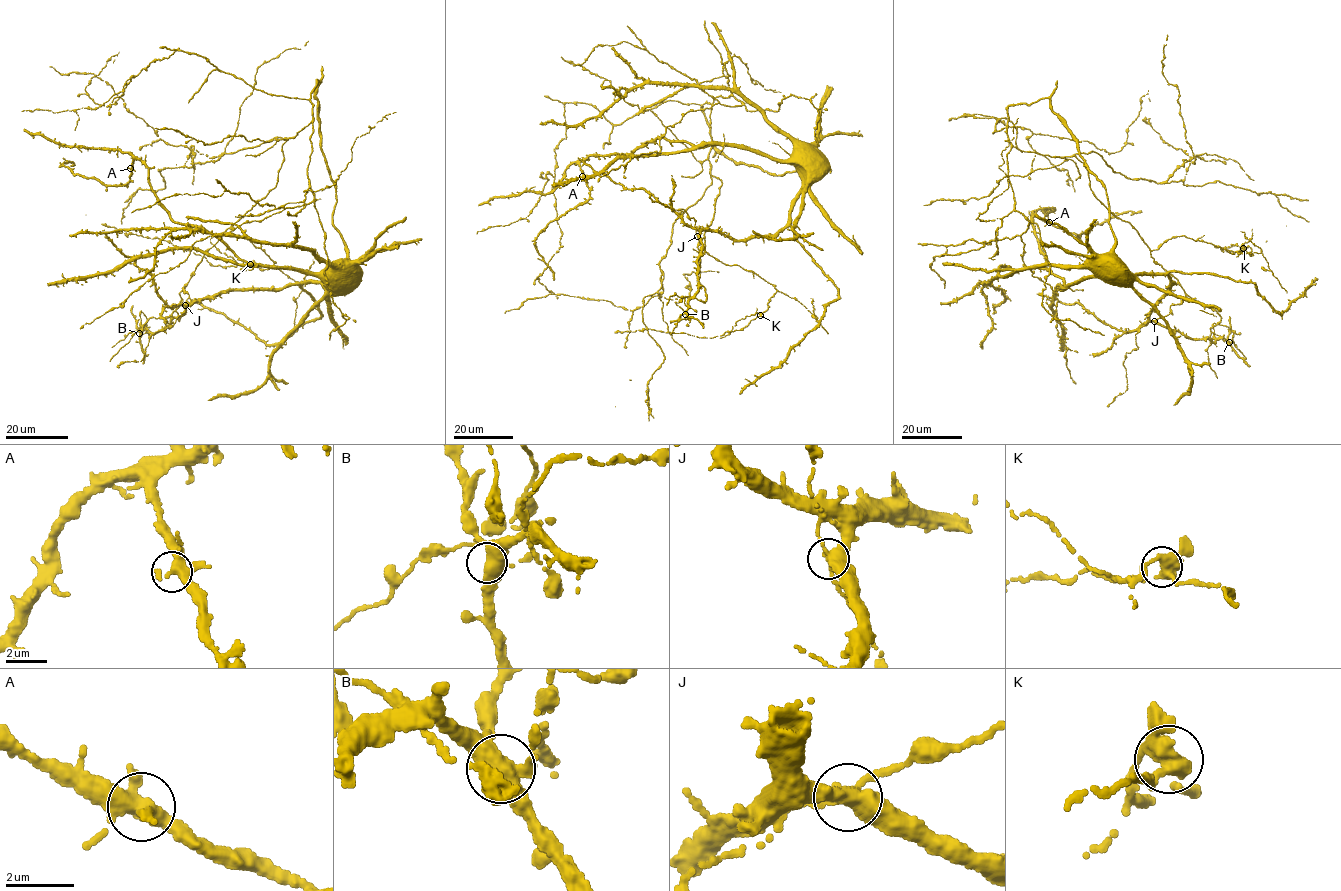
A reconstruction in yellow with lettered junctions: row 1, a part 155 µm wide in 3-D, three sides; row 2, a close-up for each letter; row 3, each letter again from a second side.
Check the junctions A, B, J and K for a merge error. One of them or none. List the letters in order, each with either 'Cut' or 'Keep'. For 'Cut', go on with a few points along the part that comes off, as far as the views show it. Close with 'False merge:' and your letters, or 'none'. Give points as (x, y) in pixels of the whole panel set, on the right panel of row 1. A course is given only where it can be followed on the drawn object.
A: Keep
B: Keep
J: Keep
K: Keep
False merge: none

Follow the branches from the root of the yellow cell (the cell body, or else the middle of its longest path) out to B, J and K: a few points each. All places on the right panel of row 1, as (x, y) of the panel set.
B: (1096, 268), (1098, 277), (1167, 276), (1172, 282), (1167, 293), (1158, 301), (1150, 320), (1190, 338), (1229, 342)
J: (1096, 268), (1093, 273), (1098, 277), (1167, 276), (1172, 282), (1149, 315), (1153, 321)
K: (1096, 268), (1098, 277), (1167, 276), (1154, 321), (1186, 295), (1152, 250), (1184, 235), (1230, 253), (1243, 248)

